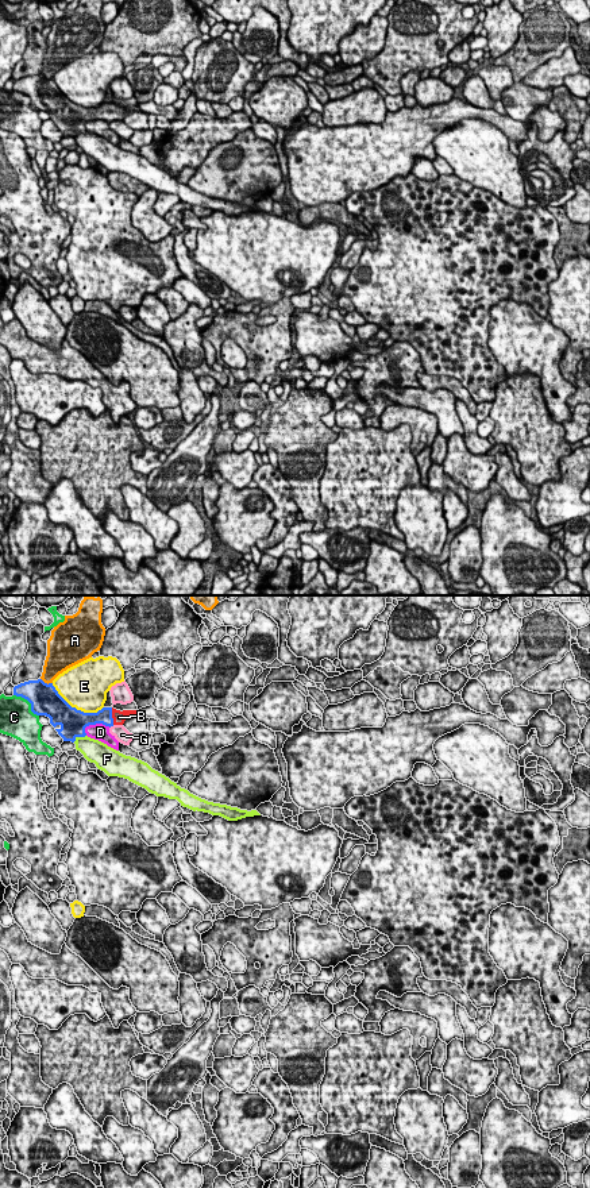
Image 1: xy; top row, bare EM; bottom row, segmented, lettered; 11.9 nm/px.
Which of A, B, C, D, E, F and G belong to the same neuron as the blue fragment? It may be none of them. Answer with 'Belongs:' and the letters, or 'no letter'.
Belongs: B

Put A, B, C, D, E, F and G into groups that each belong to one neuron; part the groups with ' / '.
A / B / C / D / E / F / G

